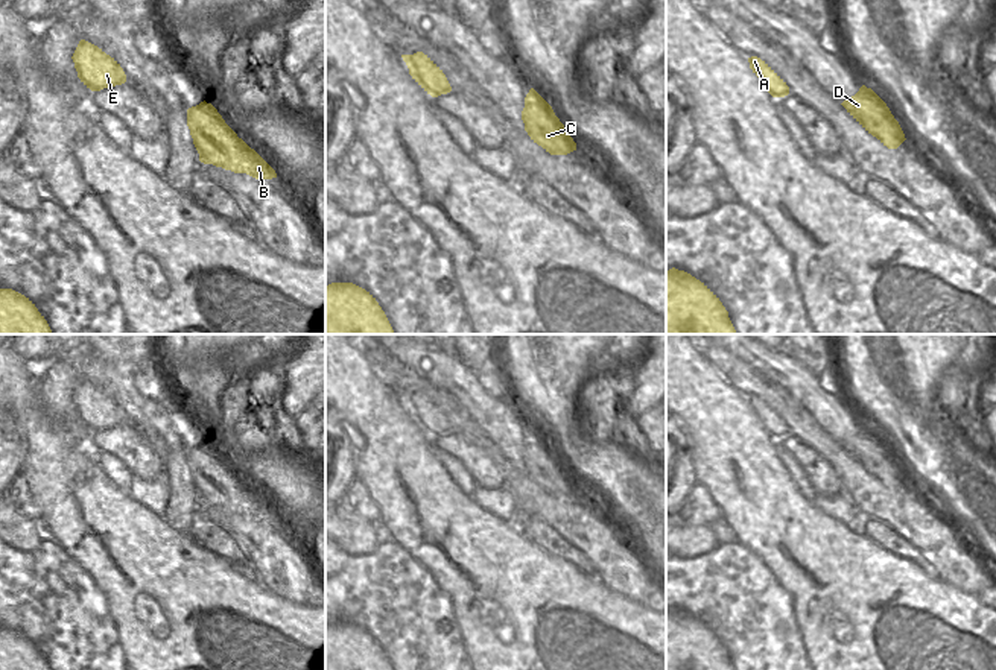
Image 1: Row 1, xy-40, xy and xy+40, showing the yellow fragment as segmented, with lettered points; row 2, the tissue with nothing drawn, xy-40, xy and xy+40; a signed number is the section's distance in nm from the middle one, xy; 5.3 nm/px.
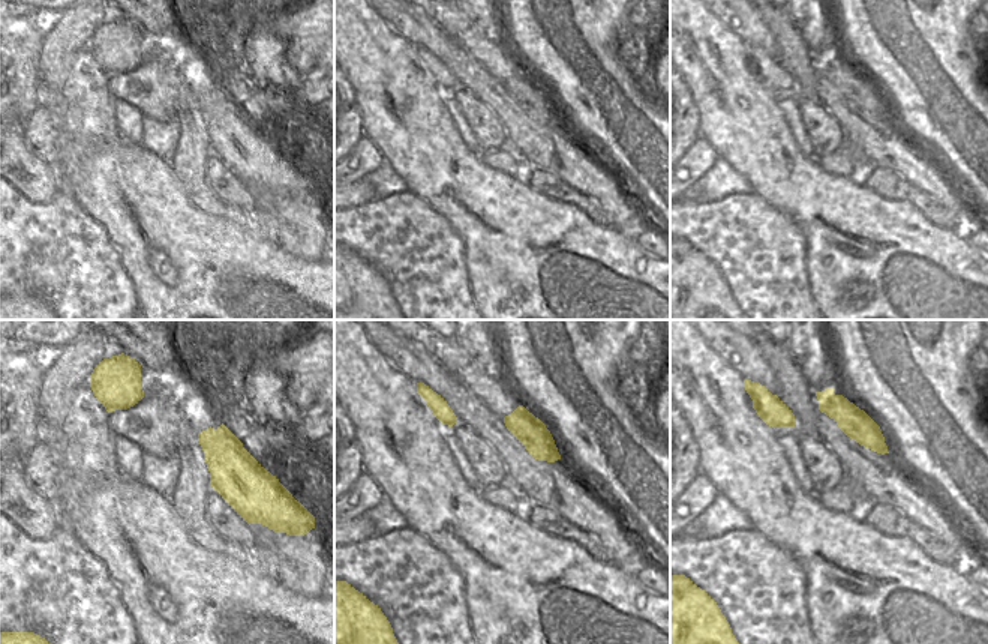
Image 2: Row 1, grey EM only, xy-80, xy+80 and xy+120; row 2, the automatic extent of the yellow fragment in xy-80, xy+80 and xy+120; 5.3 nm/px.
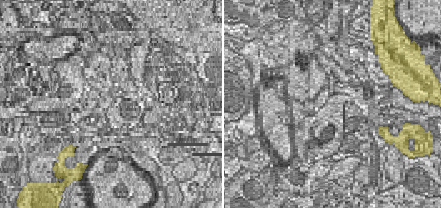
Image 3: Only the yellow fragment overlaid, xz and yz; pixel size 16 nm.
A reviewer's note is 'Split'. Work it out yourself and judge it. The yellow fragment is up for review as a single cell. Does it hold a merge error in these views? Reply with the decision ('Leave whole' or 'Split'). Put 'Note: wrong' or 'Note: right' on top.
Note: wrong
Leave whole

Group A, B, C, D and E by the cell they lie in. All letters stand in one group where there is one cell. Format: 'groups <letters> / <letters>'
groups A B C D E

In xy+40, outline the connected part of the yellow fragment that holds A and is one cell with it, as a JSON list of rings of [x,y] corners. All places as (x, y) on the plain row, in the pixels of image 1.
[[[751,397],[748,398],[748,403],[753,413],[772,438],[785,438],[789,435],[786,422],[765,401],[757,397]]]

